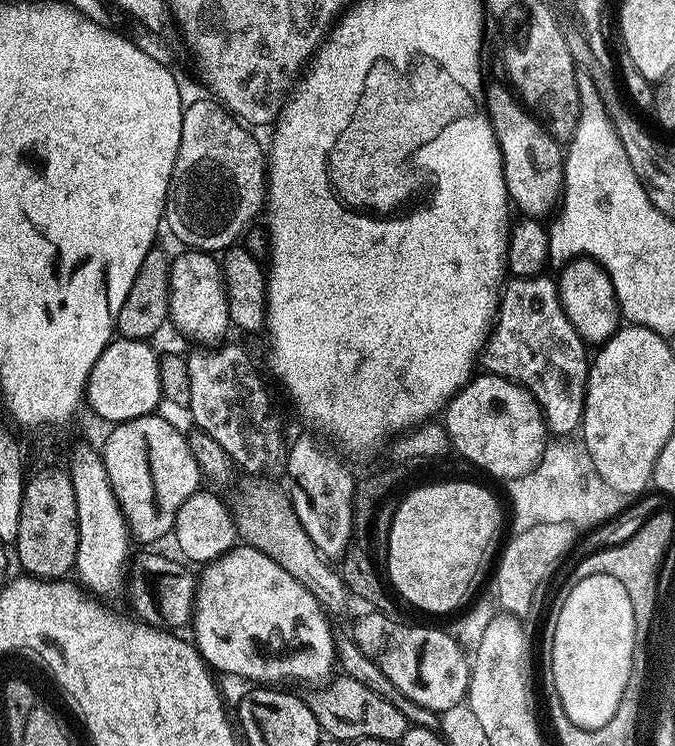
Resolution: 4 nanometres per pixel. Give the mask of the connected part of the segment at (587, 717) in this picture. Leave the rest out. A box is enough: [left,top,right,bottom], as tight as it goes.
[550,574,634,728]

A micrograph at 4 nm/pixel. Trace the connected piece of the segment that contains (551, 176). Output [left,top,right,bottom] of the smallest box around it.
[486,87,564,218]

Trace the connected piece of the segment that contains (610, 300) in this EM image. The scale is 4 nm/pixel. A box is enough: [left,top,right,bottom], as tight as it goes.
[557,256,622,346]

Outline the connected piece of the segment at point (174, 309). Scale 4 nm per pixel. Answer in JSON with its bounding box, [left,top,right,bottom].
[168,250,230,346]

